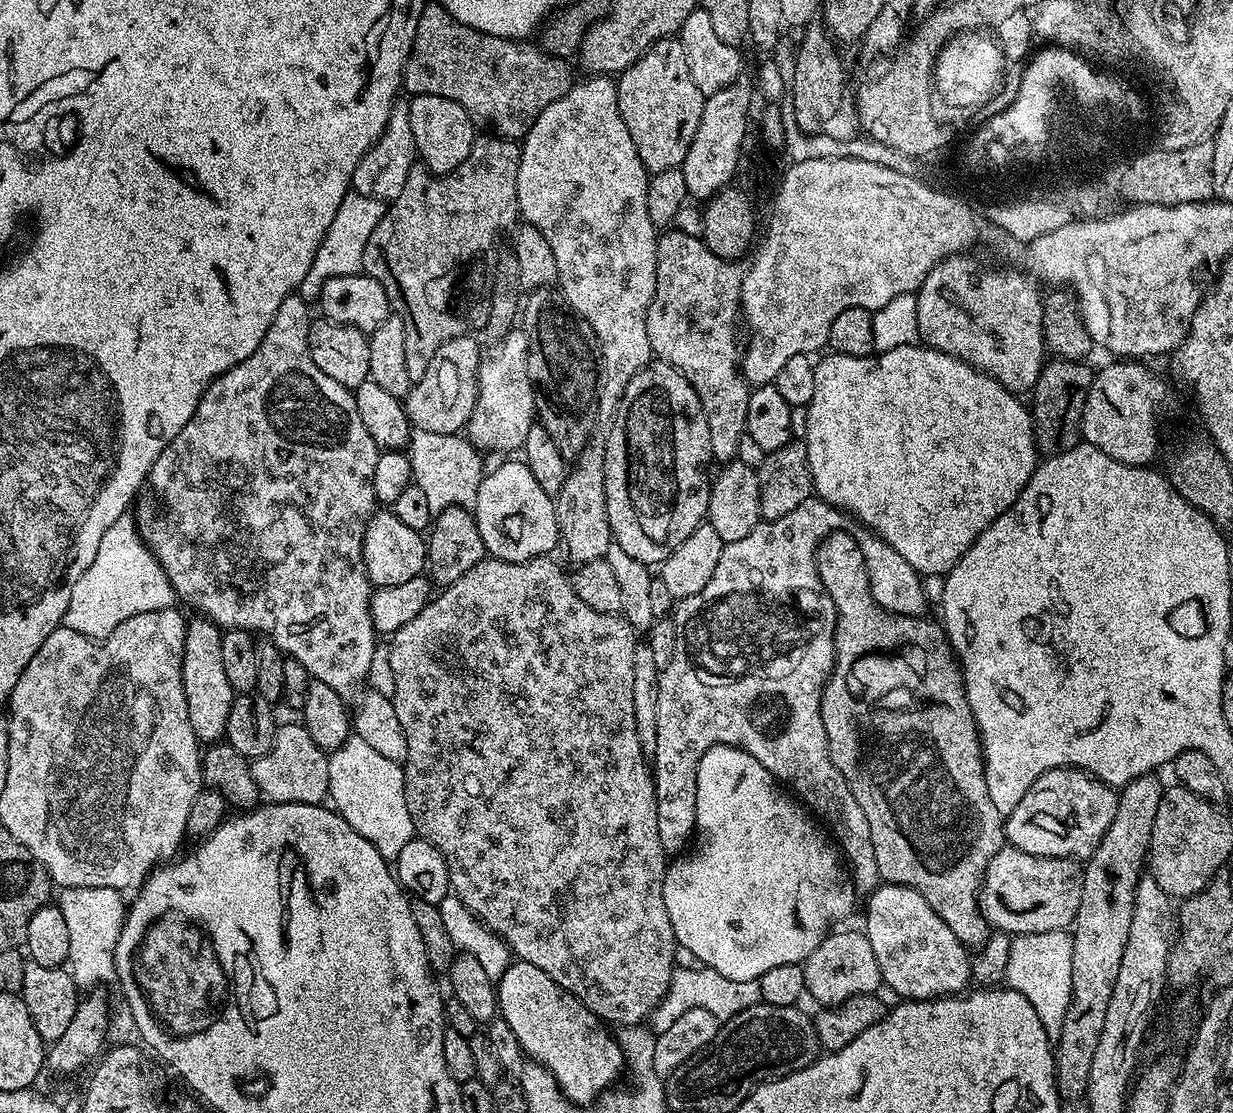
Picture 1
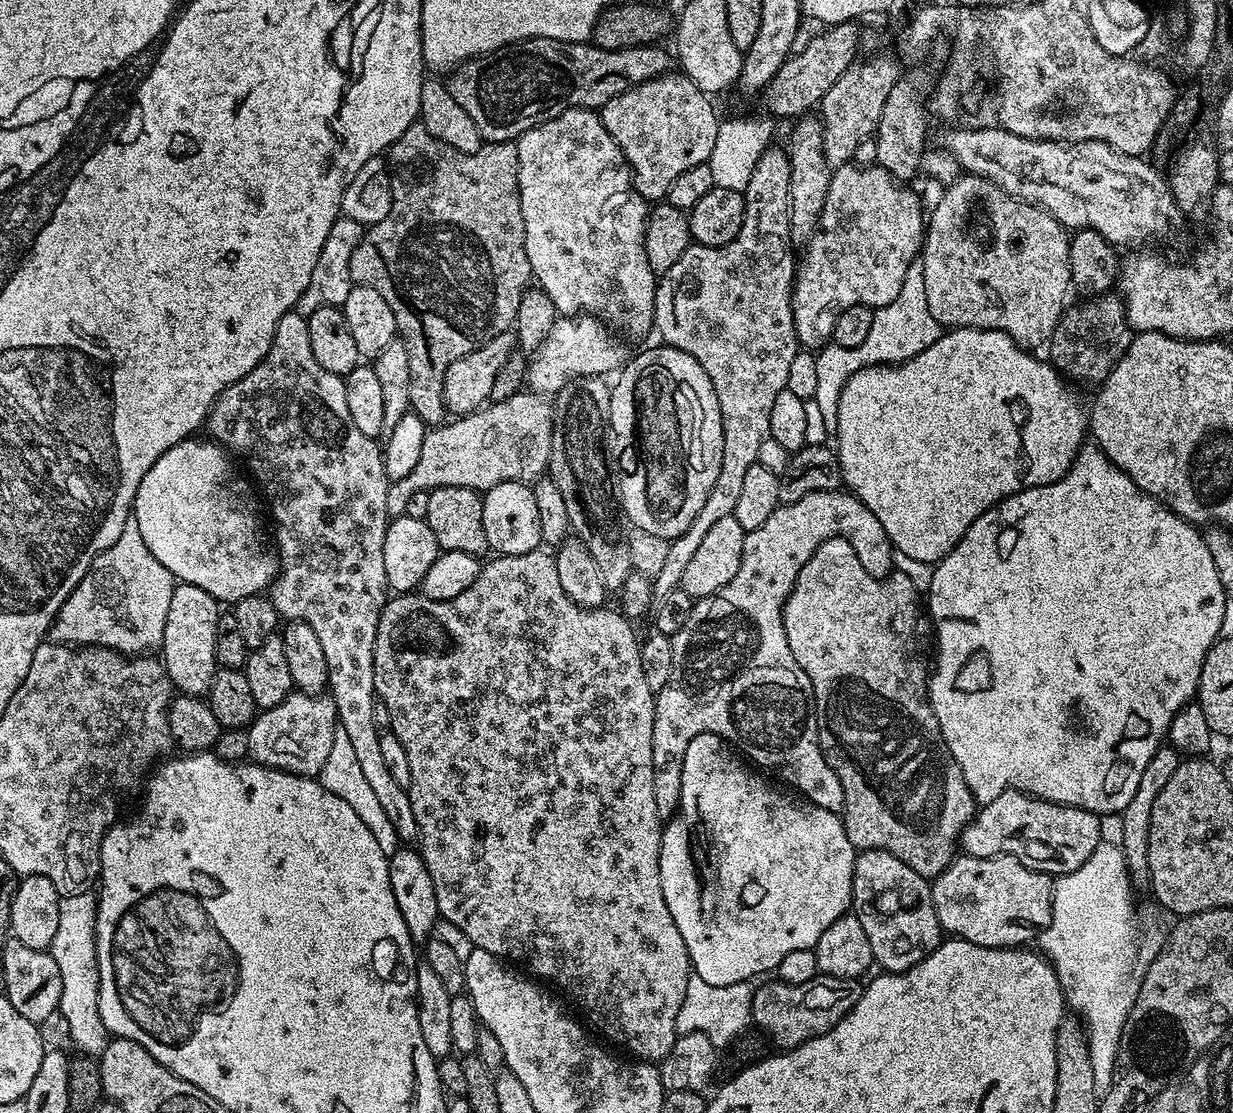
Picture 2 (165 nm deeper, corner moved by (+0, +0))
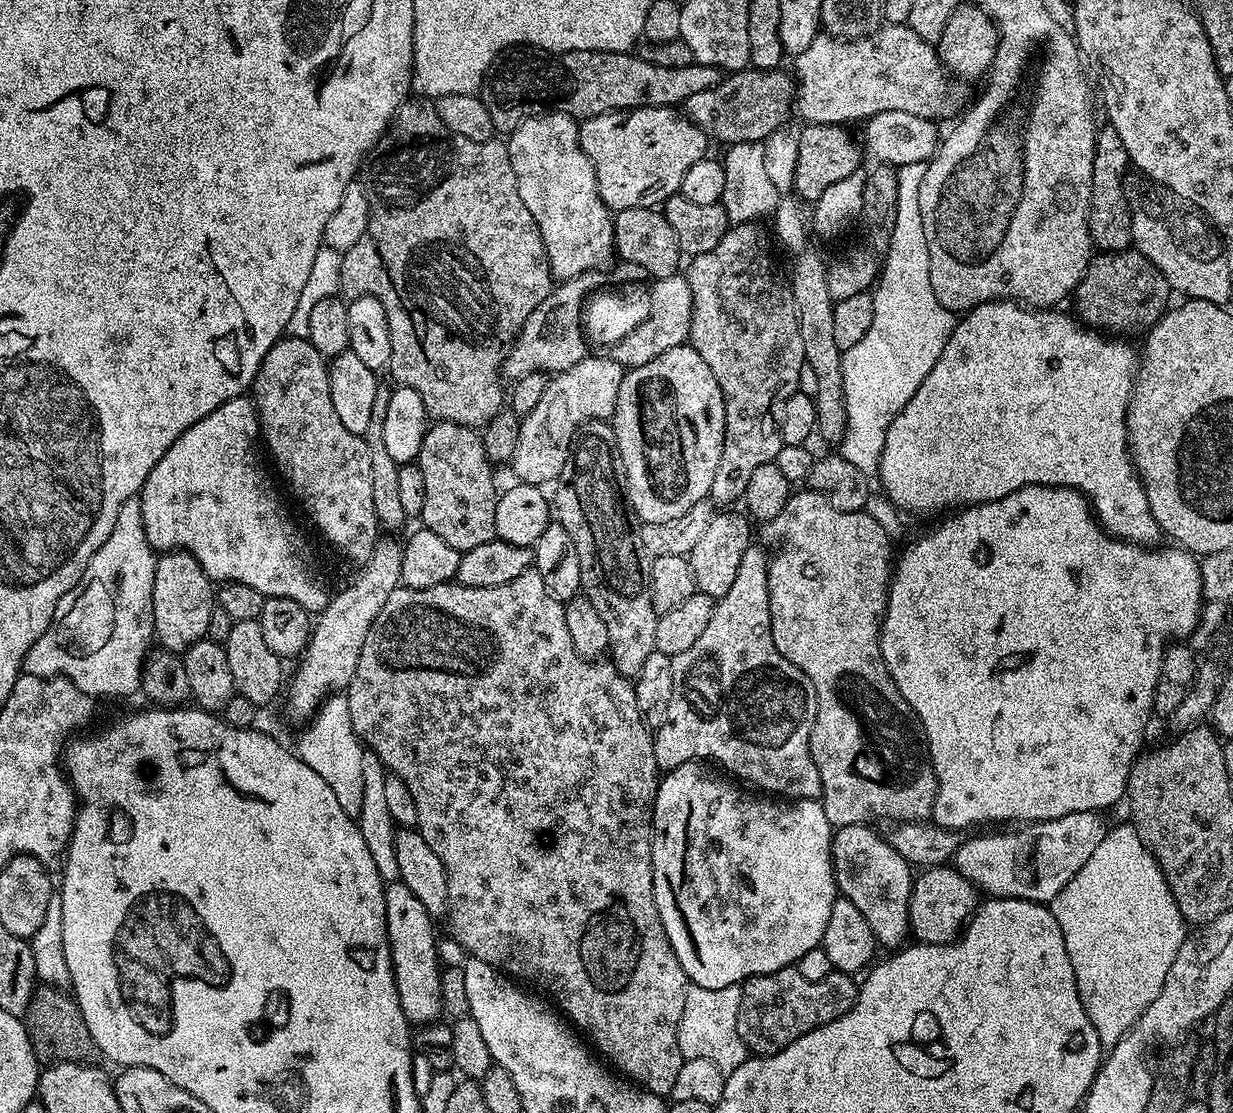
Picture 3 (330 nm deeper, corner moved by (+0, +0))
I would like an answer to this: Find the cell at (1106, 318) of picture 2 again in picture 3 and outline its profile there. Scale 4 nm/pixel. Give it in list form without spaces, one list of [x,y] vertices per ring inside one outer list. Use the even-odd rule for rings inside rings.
[[[1135,250],[1100,252],[1088,262],[1084,277],[1074,293],[1075,315],[1081,324],[1104,334],[1128,334],[1153,328],[1170,307],[1168,296],[1173,295],[1162,270]]]

